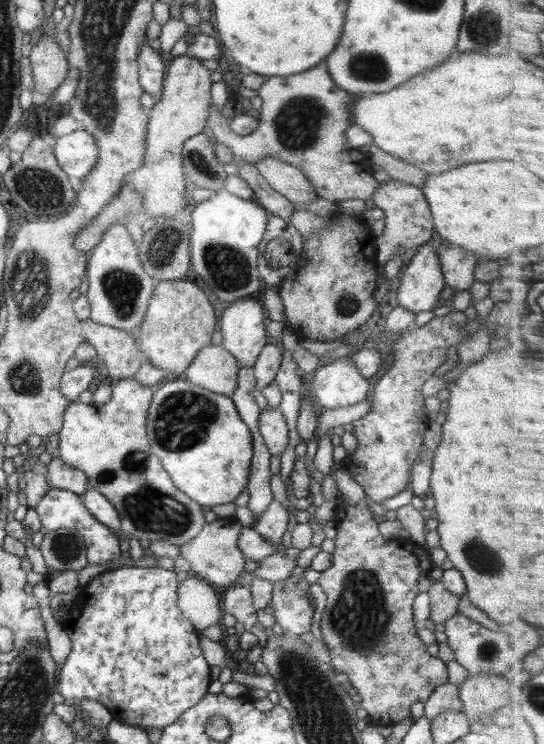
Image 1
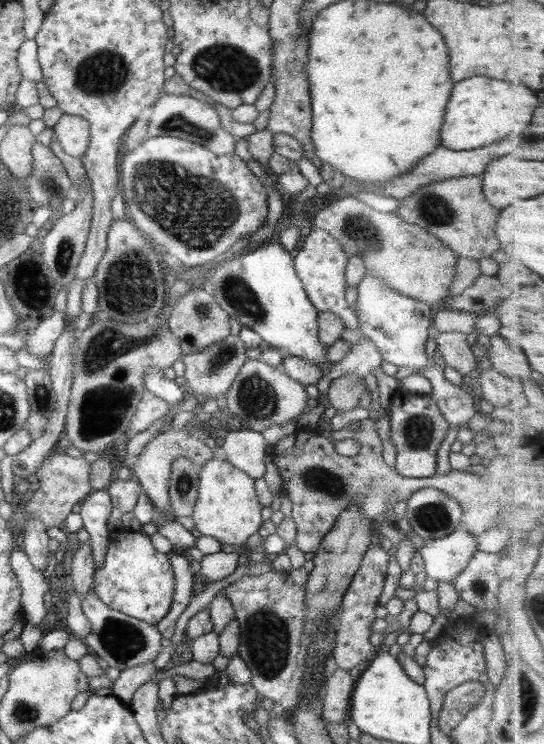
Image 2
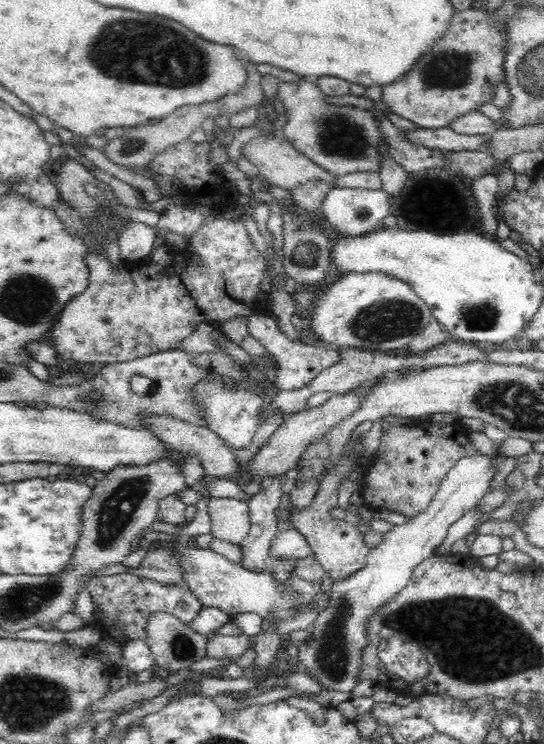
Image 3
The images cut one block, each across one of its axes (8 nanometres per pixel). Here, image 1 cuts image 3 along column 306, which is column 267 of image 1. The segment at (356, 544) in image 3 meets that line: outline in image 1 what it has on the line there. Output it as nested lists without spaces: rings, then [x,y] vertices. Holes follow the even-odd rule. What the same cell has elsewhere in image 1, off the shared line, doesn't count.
[[[273,500],[257,520],[255,531],[269,542],[283,547],[288,535],[286,531],[288,520],[290,520],[288,509],[281,502]]]

